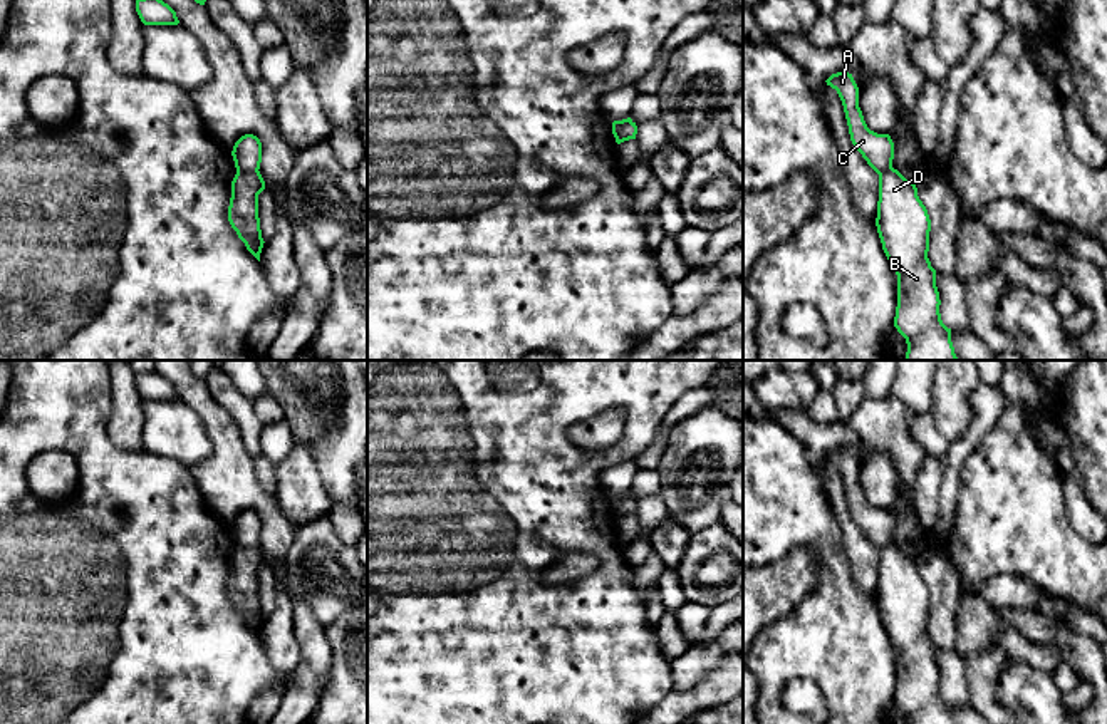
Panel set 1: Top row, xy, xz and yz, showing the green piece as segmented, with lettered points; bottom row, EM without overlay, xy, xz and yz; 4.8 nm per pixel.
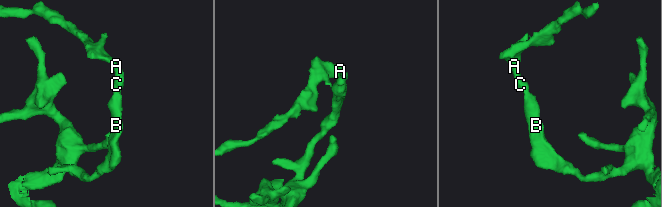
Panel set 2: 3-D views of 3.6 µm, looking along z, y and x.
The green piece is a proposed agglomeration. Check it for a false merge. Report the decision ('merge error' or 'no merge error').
merge error

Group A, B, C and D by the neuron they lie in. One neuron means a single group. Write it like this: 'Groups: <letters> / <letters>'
Groups: A C / B D

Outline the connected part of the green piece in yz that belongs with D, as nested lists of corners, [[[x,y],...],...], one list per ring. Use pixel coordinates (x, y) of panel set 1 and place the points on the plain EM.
[[[889,543],[879,550],[877,608],[897,650],[894,702],[907,724],[954,724],[939,689],[936,645],[928,634],[931,595],[916,558]]]

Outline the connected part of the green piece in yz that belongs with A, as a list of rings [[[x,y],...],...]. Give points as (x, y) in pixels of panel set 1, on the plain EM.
[[[837,447],[832,449],[825,458],[837,466],[842,476],[854,523],[877,550],[892,543],[894,518],[889,509],[877,509],[867,503],[859,483],[859,463],[852,449]]]

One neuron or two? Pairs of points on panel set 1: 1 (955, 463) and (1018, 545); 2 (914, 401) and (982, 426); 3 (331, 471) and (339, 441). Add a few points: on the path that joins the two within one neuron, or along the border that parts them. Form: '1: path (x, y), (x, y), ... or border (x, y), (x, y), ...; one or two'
1: border (983, 438), (965, 458), (955, 508); two
2: border (931, 411), (909, 414); two
3: path (336, 465), (337, 448); one

